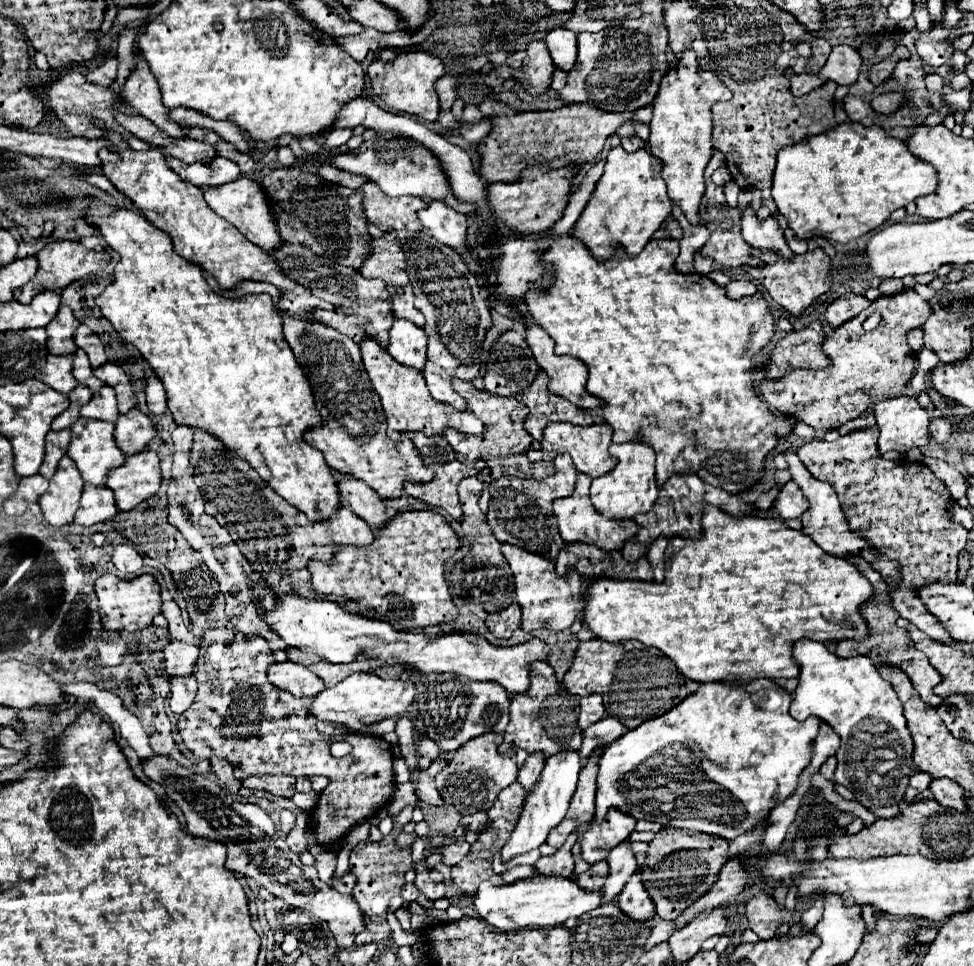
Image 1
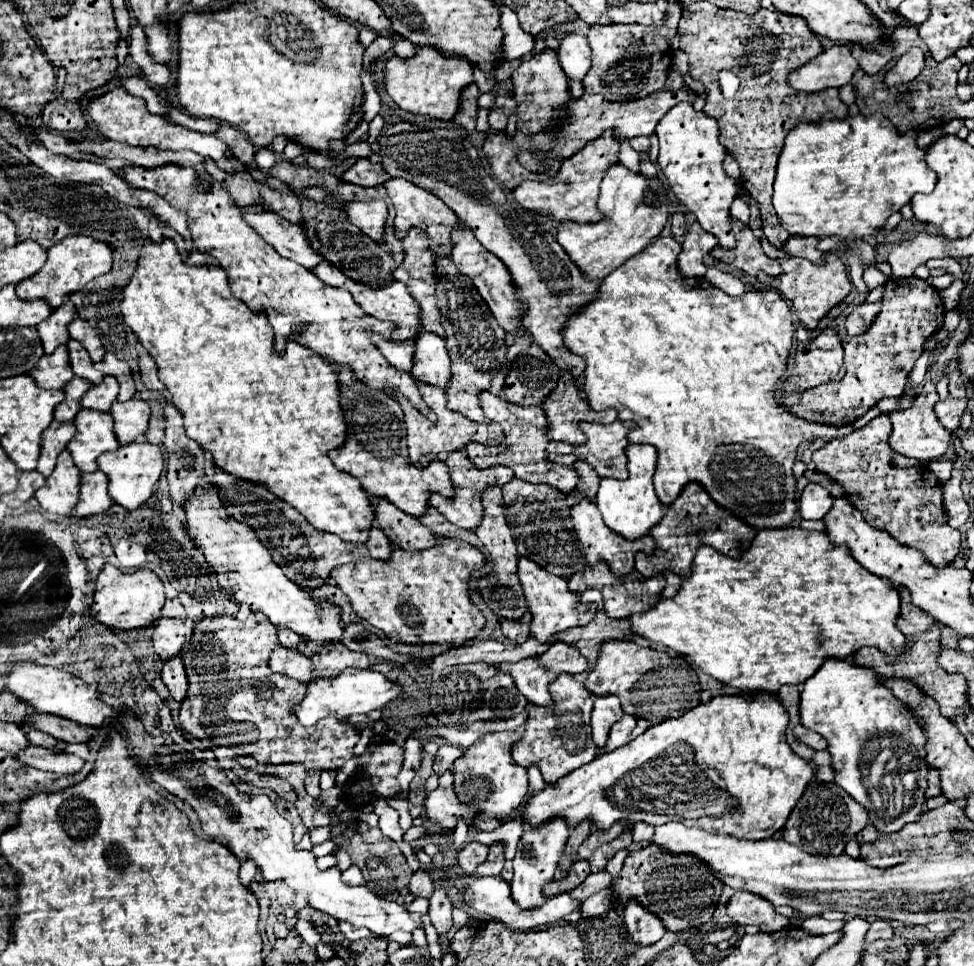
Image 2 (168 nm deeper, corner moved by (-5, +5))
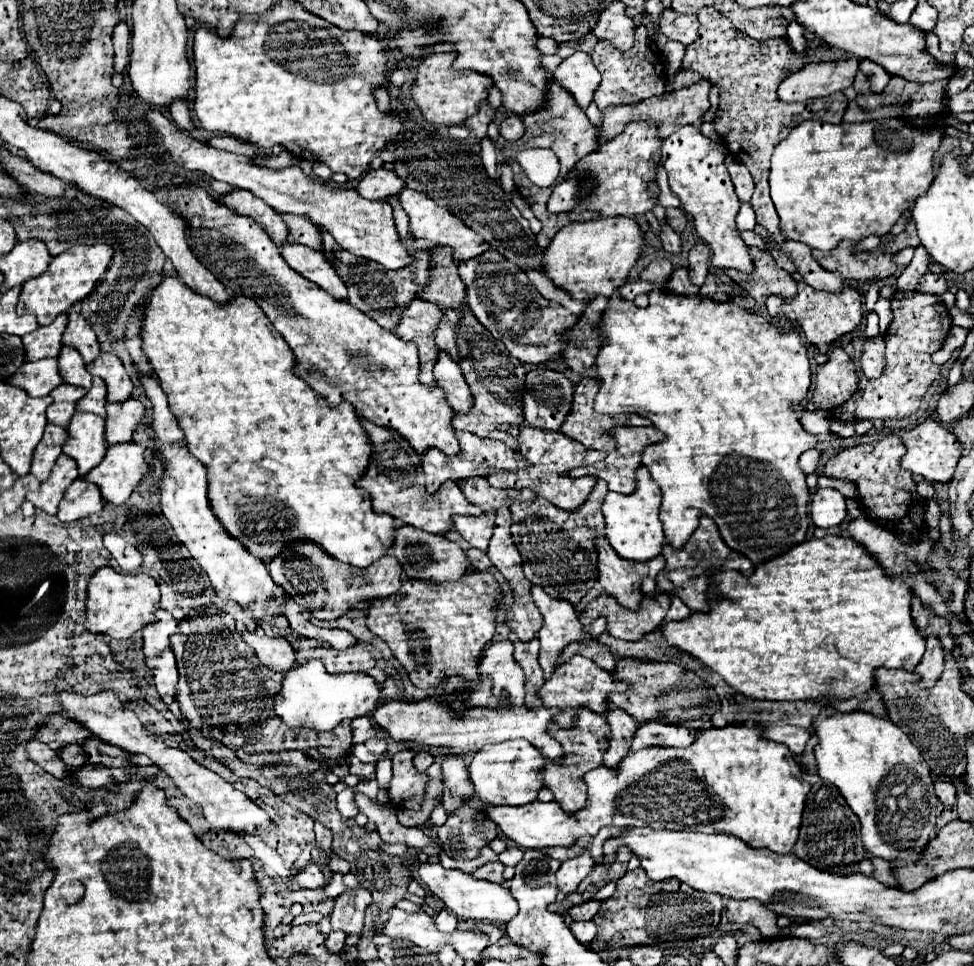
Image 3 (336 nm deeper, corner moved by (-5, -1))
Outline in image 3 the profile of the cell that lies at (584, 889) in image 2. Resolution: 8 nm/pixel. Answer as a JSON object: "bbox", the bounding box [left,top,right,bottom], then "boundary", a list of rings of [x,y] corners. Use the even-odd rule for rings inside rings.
{"bbox":[569,901,599,921],"boundary":[[[587,901],[583,905],[577,905],[577,907],[571,907],[569,909],[569,915],[573,917],[573,921],[587,921],[587,919],[593,919],[595,913],[599,911],[599,901]]]}

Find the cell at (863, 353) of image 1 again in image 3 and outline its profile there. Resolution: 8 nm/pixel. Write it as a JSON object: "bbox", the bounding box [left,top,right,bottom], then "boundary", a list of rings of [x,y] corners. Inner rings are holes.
{"bbox":[833,291,951,421],"boundary":[[[897,291],[891,299],[893,321],[885,333],[885,373],[877,379],[869,379],[865,389],[859,389],[845,405],[833,411],[833,419],[861,421],[861,419],[907,419],[921,407],[929,385],[939,377],[941,365],[931,361],[931,355],[939,351],[951,329],[949,309],[937,295],[919,291]]]}

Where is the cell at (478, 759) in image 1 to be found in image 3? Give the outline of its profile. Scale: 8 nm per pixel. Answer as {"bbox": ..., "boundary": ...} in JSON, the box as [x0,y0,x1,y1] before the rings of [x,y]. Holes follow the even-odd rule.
{"bbox":[469,739,545,805],"boundary":[[[515,739],[497,745],[485,745],[475,753],[469,765],[469,777],[475,787],[475,799],[481,805],[527,805],[537,799],[539,789],[543,787],[543,771],[545,759],[529,741]]]}

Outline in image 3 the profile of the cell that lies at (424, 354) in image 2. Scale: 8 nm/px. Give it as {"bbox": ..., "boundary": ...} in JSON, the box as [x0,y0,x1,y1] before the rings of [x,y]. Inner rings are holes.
{"bbox":[433,353,473,413],"boundary":[[[441,353],[433,373],[435,373],[435,379],[439,381],[439,387],[445,391],[449,405],[459,413],[469,413],[473,405],[473,397],[471,397],[469,385],[463,379],[459,365],[447,353]]]}

